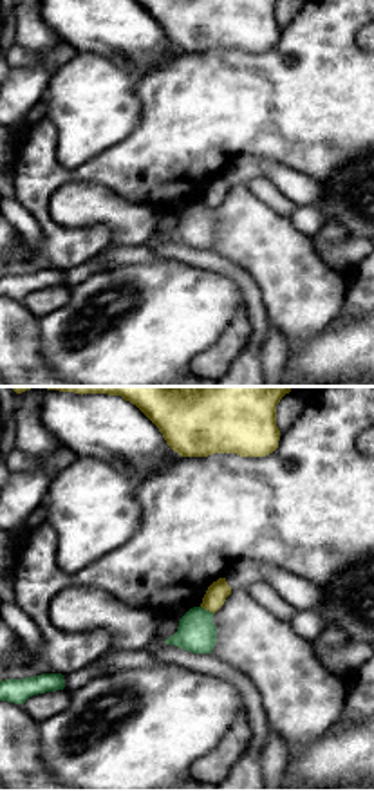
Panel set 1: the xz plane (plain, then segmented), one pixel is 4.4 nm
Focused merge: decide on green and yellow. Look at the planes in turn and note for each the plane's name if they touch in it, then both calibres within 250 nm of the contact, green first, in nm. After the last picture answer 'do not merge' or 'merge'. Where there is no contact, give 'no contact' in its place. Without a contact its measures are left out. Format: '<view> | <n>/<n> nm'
xz | 170/90 nm

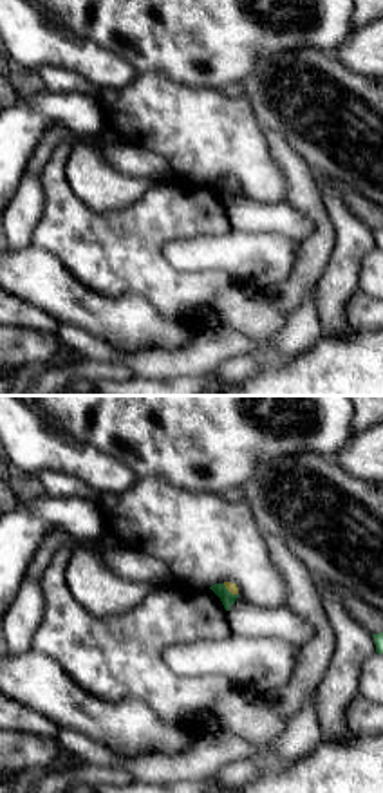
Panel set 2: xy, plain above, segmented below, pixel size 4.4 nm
xy | 60/50 nm

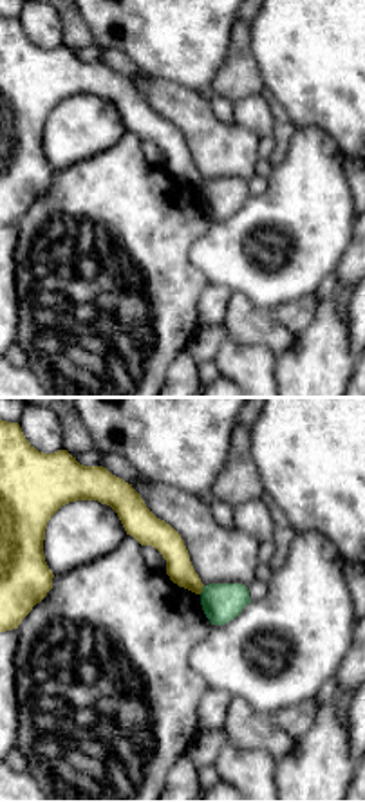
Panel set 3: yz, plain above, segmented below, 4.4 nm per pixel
yz | 180/120 nm

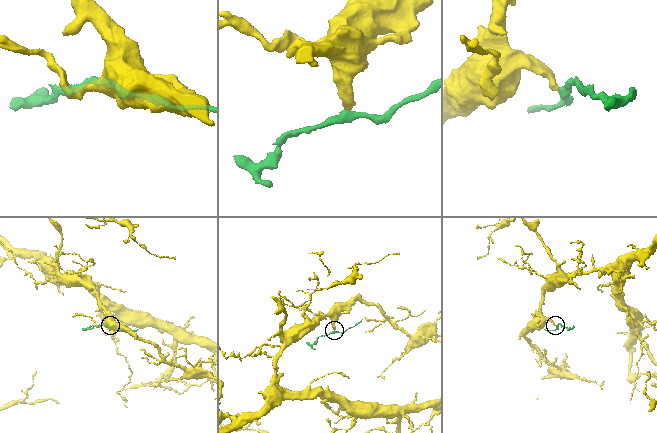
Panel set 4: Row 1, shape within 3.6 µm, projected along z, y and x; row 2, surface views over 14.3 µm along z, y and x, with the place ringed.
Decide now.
do not merge

